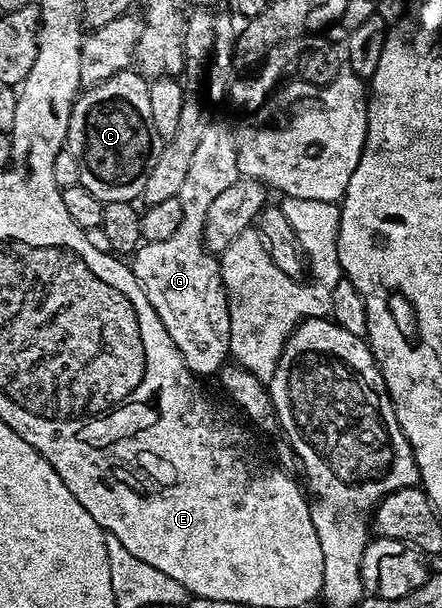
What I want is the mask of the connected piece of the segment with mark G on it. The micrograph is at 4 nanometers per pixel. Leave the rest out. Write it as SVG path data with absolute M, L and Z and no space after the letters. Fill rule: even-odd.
M219 121L205 129L203 140L189 165L189 174L181 184L181 225L166 241L143 243L129 259L131 272L137 277L149 305L161 317L161 325L173 337L185 365L200 377L218 376L231 354L229 305L223 284L221 263L203 243L205 213L209 204L241 176L237 169L236 132L222 127Z

